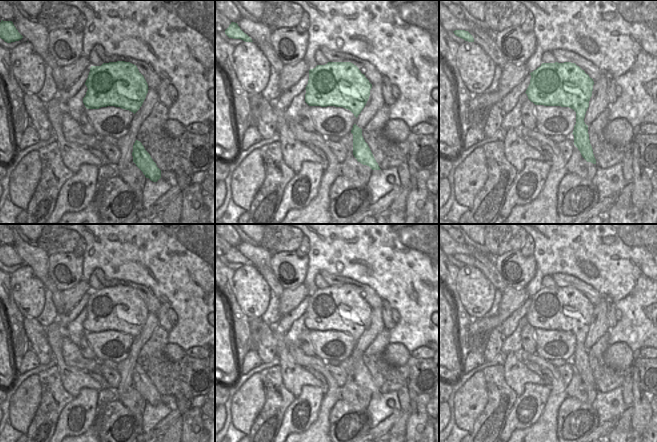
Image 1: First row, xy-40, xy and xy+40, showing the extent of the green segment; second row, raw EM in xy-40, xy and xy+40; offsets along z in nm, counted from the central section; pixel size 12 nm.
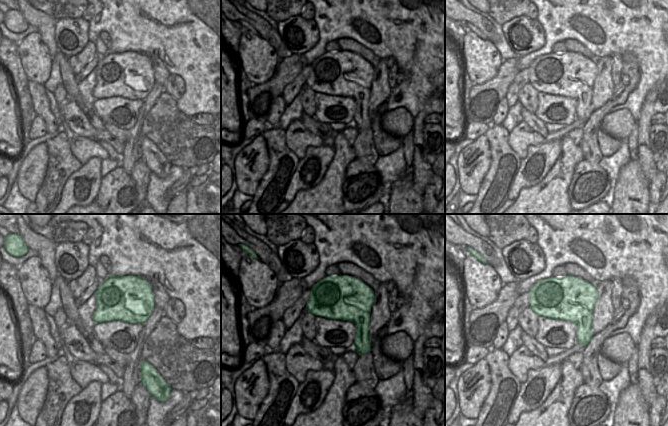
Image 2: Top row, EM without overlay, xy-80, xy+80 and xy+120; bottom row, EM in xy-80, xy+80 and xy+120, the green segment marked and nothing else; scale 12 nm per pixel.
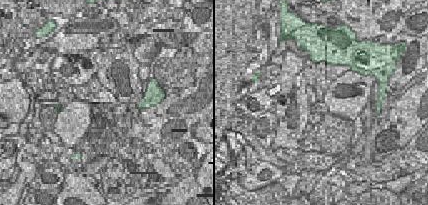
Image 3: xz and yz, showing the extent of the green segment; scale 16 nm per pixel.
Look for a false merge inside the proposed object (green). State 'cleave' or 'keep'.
keep

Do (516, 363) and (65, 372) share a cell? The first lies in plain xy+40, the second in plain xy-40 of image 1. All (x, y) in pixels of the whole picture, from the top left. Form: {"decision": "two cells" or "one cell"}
{"decision": "one cell"}

